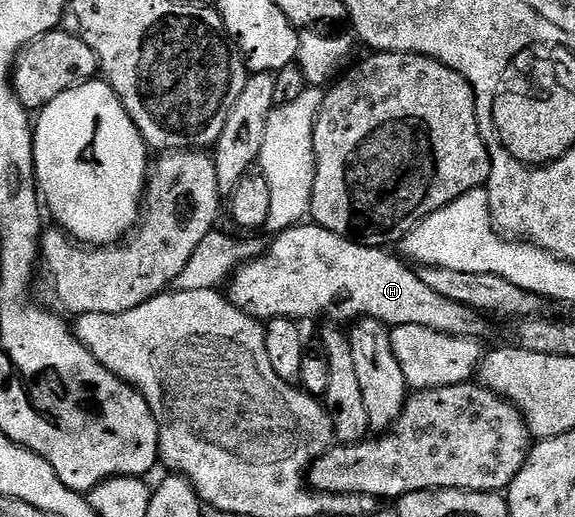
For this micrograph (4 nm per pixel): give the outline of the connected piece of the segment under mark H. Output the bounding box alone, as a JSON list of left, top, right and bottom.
[227,225,490,341]

